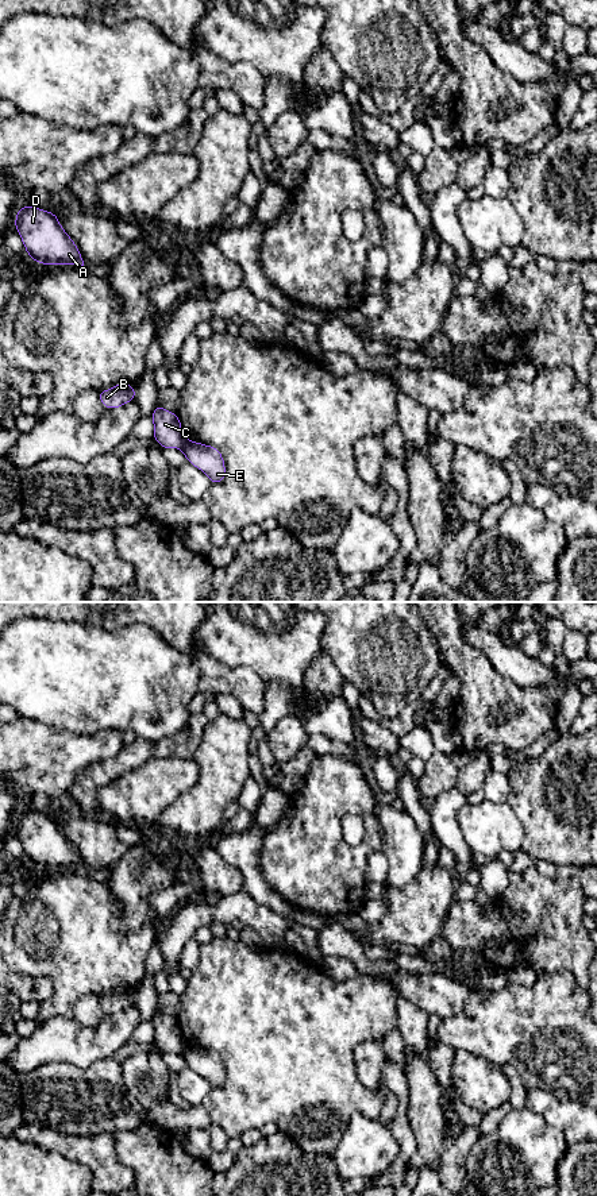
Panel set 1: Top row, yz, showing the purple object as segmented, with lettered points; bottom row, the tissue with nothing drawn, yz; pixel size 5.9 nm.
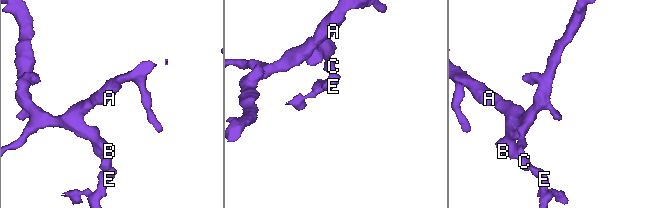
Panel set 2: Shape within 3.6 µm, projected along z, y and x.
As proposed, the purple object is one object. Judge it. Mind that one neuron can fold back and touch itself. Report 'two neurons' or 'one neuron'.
two neurons

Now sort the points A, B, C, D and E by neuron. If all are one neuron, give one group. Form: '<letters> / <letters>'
A B C D / E

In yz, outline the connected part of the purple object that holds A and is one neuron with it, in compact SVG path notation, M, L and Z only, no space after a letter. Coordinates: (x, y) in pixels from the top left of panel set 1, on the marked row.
M24 205L16 213L15 228L28 256L35 262L49 266L84 266L80 250L63 231L58 215Z

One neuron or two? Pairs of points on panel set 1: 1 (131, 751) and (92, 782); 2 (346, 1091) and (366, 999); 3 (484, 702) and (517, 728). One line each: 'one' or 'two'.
1: one
2: one
3: one

